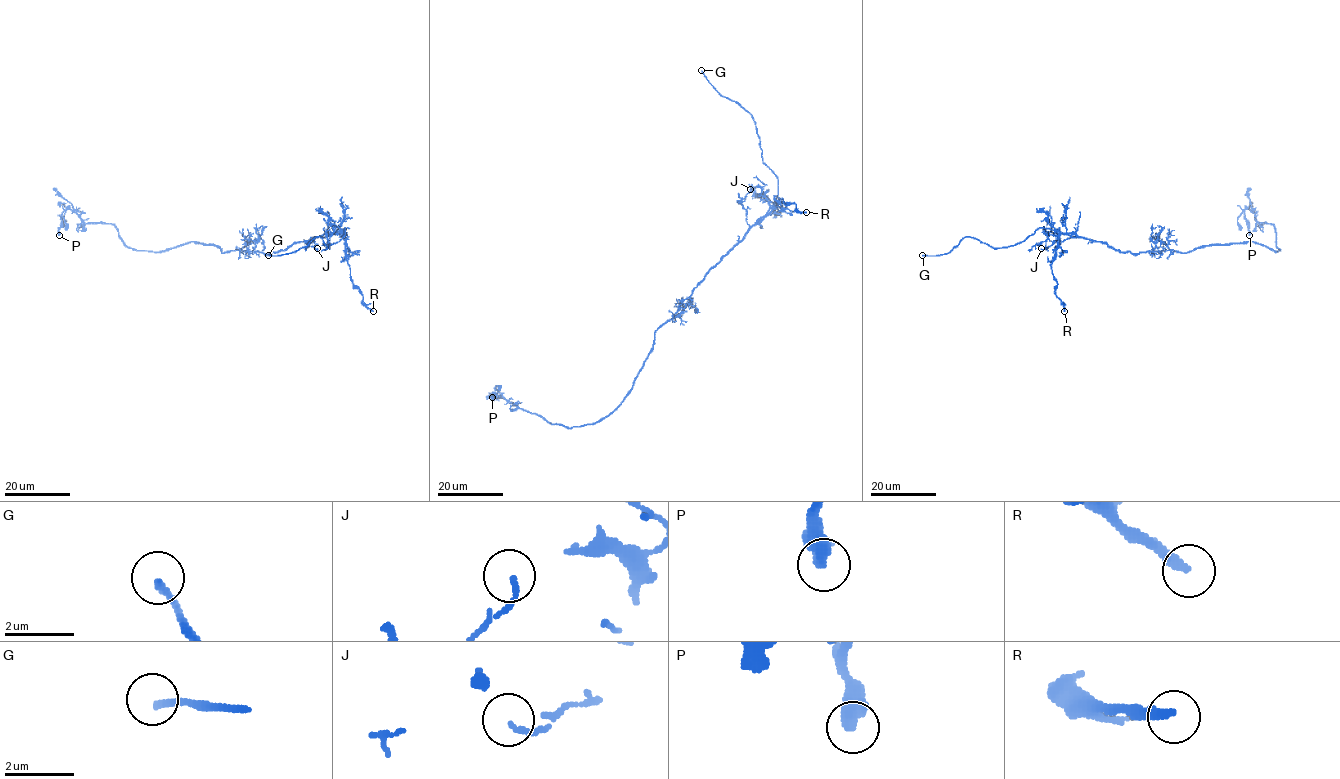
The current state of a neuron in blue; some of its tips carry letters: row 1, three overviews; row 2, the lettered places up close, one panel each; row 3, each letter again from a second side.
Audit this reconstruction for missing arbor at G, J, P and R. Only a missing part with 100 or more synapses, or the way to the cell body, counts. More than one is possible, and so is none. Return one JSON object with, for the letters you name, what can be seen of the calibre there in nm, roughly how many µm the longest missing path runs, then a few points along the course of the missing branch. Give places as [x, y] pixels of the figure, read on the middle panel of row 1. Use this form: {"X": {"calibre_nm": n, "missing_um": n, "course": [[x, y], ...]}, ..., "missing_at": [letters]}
{"G": {"calibre_nm": 190, "missing_um": 20, "course": [[701, 70], [692, 61], [687, 50], [662, 28]]}, "missing_at": ["G"]}

